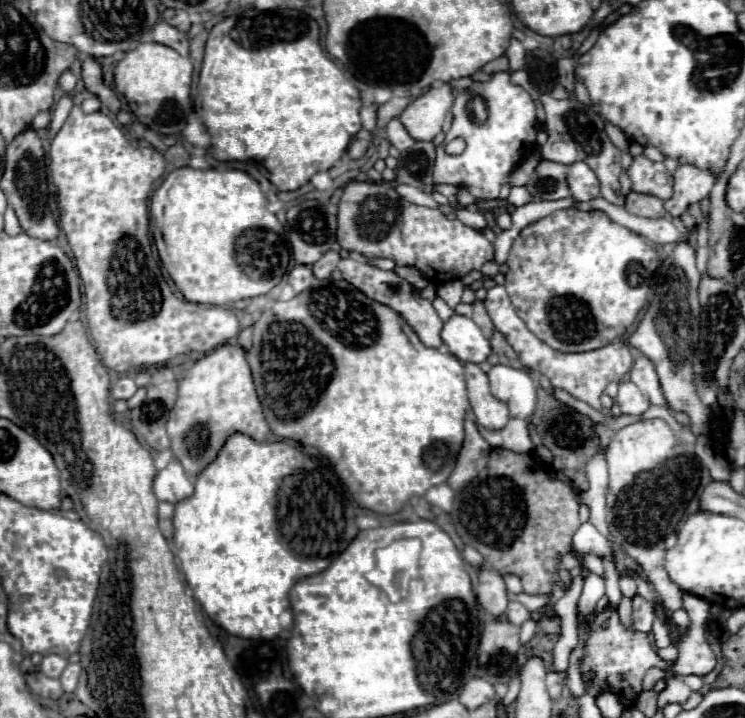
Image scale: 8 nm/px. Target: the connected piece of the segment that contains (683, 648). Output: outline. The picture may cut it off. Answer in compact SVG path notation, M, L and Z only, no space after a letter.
M693 626L687 632L685 640L679 644L679 660L677 666L673 666L673 670L677 670L679 676L687 676L687 674L705 676L715 668L715 662L717 658L705 640L703 628Z

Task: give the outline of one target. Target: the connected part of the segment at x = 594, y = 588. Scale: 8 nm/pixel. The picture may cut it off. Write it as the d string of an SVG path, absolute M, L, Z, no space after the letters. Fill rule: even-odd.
M589 572L587 578L585 578L585 586L583 586L583 594L577 602L577 610L581 614L591 614L597 606L597 602L605 596L605 584L603 584L603 578Z

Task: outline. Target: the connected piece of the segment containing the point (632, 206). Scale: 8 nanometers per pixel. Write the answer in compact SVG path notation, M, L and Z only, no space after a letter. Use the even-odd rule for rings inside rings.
M629 192L625 200L625 210L635 216L645 216L645 218L663 218L667 216L667 210L663 206L663 200L647 194L637 194Z

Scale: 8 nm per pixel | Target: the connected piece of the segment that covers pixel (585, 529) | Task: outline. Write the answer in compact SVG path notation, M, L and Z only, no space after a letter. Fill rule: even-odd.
M589 522L581 524L579 530L573 536L573 548L581 554L595 554L599 558L605 558L611 554L611 542L597 532L597 528Z

